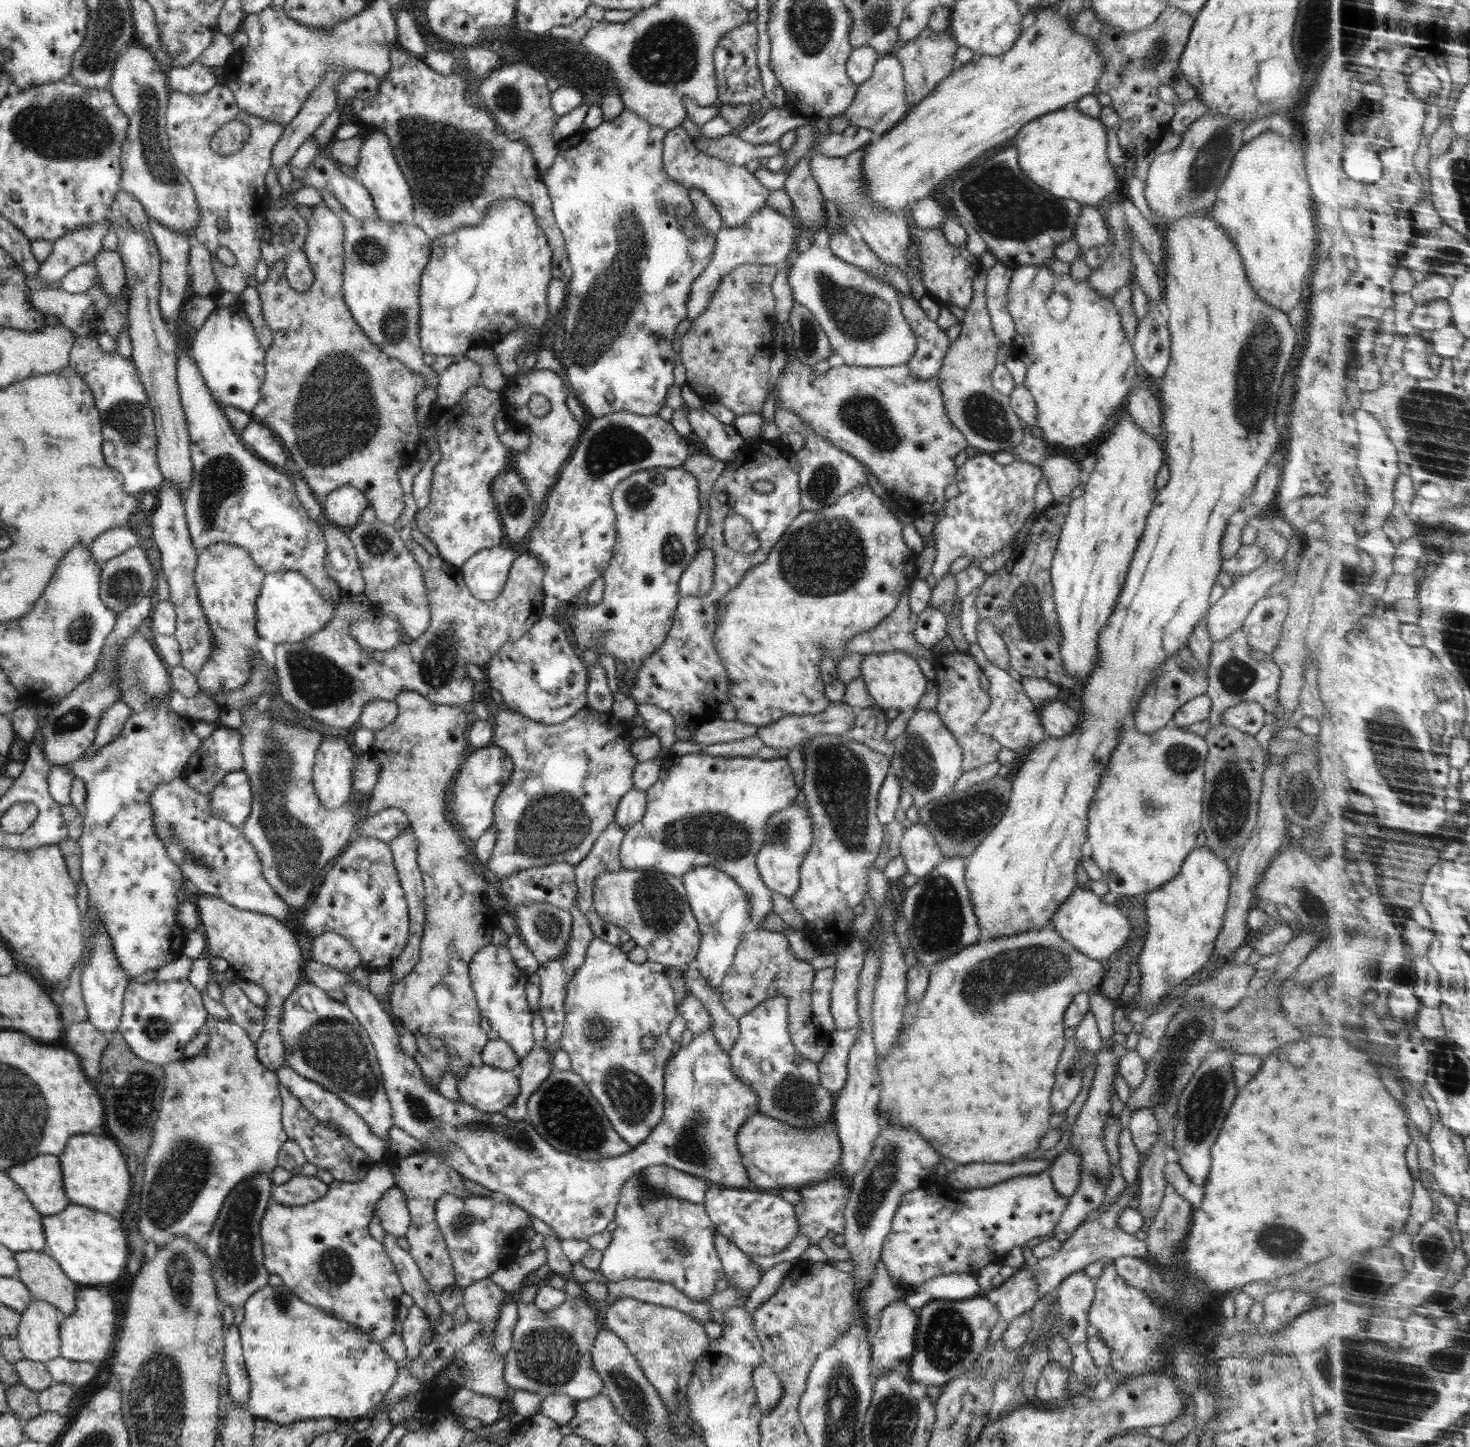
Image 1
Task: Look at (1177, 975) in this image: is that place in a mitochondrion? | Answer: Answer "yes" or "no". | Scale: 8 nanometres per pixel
no

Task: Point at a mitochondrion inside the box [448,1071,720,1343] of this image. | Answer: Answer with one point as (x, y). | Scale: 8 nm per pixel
(568, 1116)

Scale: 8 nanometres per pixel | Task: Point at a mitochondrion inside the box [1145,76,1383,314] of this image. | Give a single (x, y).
(1205, 170)

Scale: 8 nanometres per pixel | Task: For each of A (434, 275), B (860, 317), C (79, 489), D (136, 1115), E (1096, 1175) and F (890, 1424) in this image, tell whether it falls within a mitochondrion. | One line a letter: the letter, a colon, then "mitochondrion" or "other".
A: other
B: mitochondrion
C: other
D: mitochondrion
E: mitochondrion
F: mitochondrion

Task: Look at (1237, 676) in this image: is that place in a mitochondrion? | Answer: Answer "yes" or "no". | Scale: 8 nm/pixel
yes

